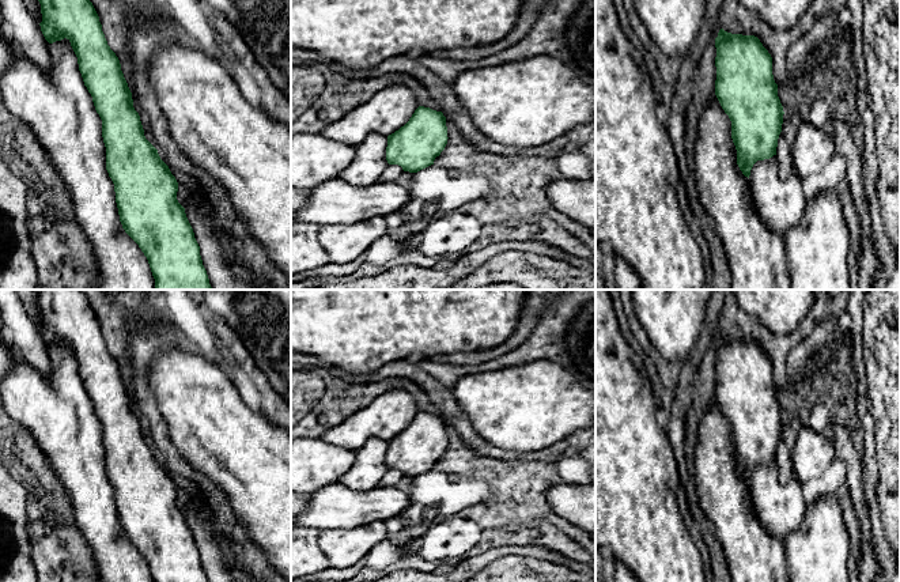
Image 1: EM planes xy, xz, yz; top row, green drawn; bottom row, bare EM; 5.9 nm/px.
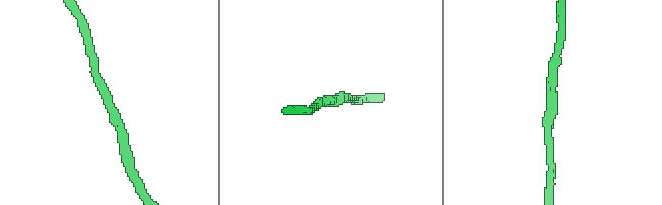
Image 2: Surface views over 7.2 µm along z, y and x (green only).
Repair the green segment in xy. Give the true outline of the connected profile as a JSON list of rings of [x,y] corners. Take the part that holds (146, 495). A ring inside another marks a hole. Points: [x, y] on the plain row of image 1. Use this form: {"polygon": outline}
{"polygon": [[[80,290],[35,291],[42,318],[41,336],[49,348],[64,343],[71,347],[84,390],[102,424],[106,475],[114,488],[122,533],[147,562],[154,582],[208,582],[185,513],[177,504],[178,487],[144,441],[120,364],[107,349],[87,296]]]}

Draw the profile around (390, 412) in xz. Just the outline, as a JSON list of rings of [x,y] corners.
[[[387,390],[366,408],[322,432],[319,438],[356,451],[371,438],[385,441],[394,438],[409,426],[419,411],[408,392]]]

